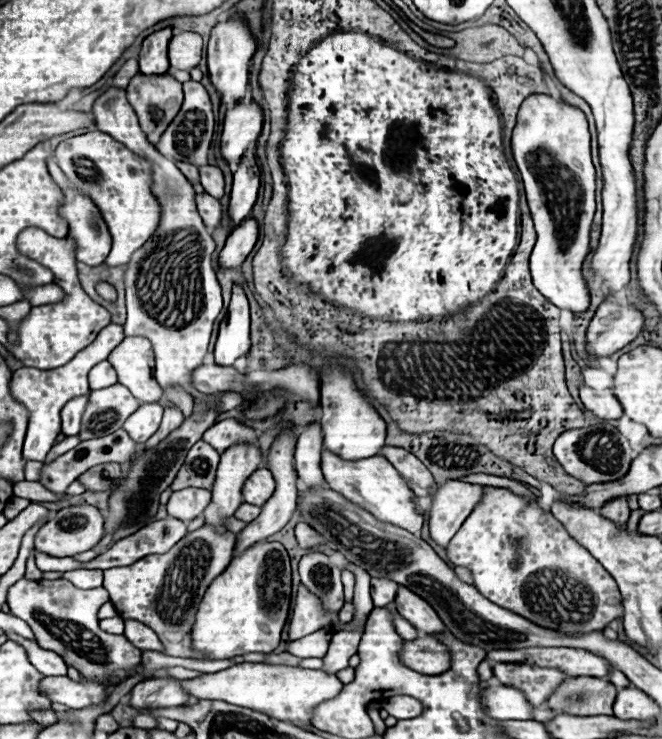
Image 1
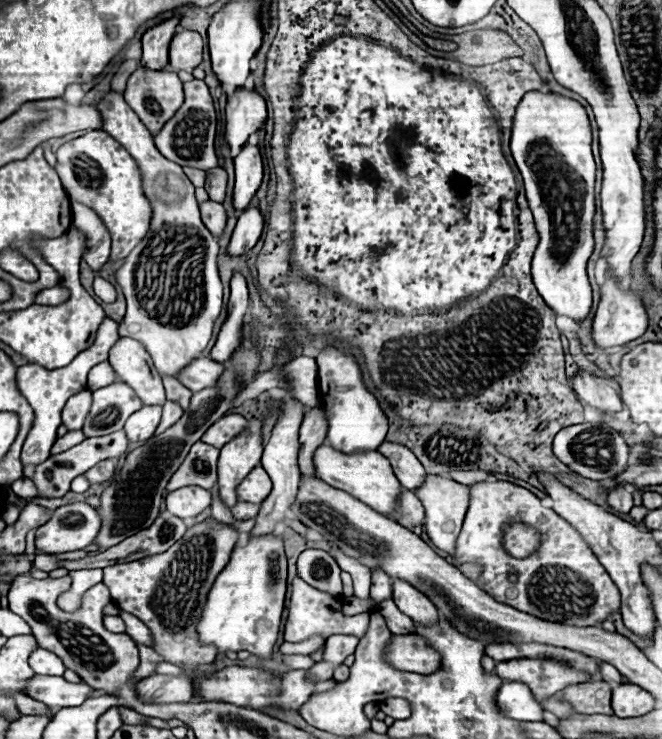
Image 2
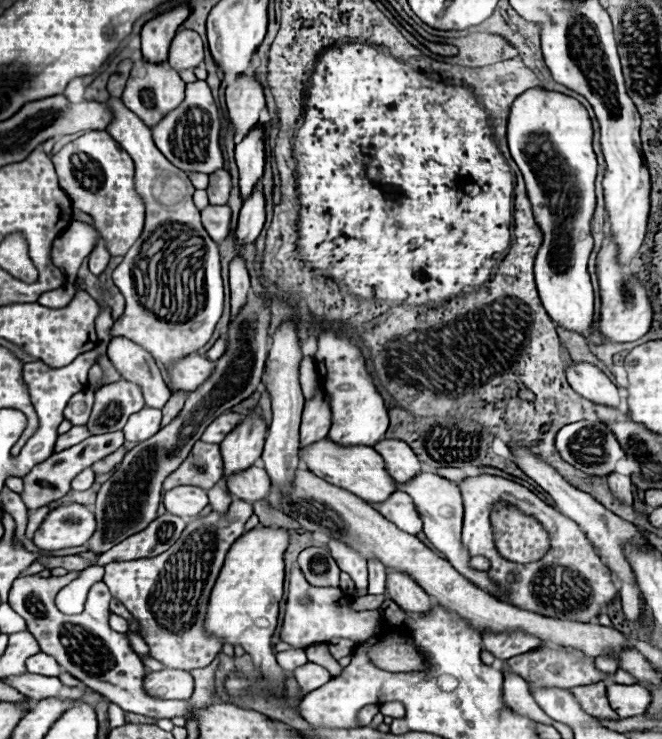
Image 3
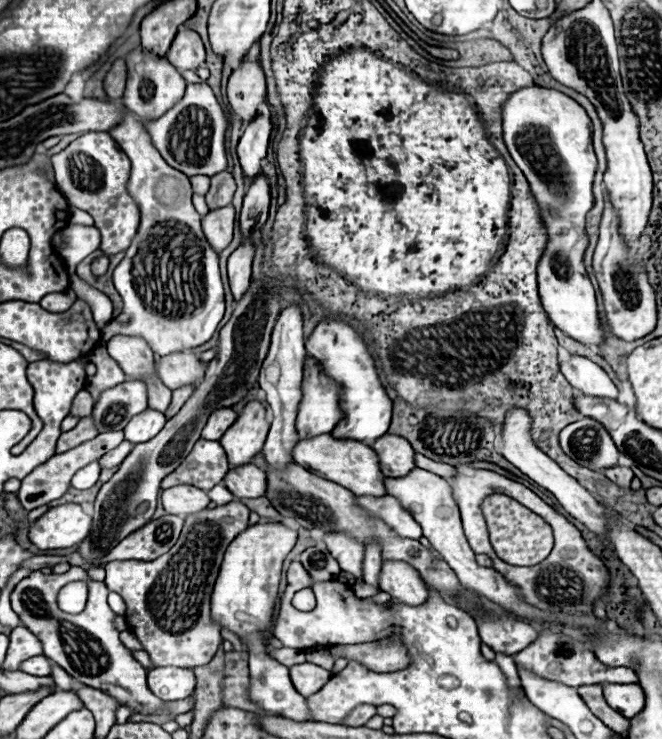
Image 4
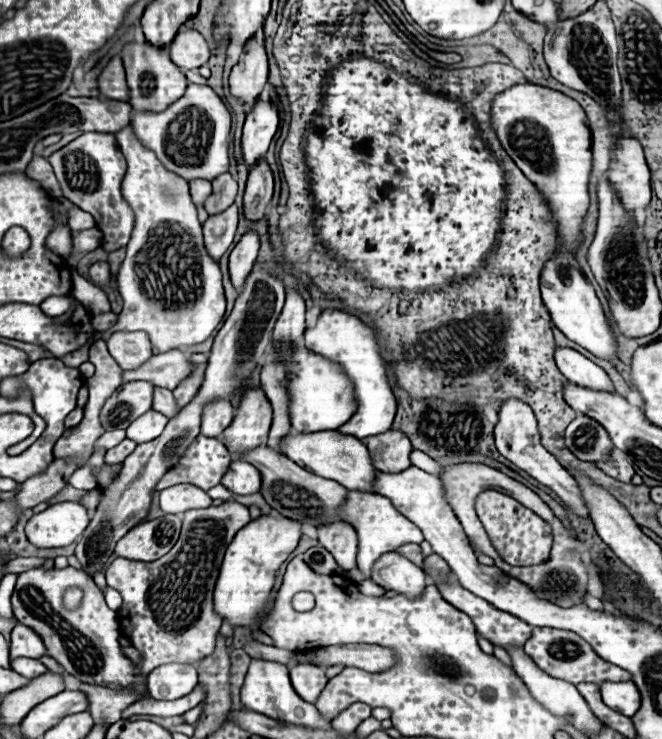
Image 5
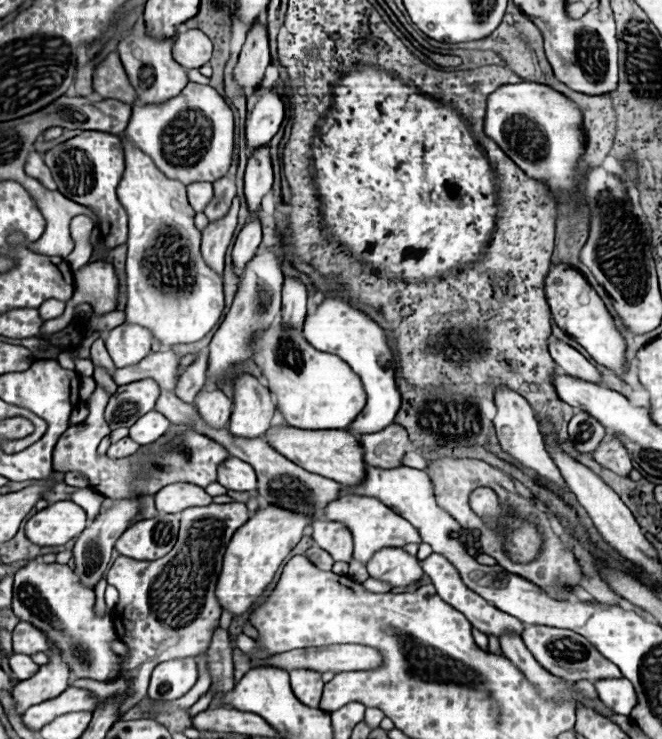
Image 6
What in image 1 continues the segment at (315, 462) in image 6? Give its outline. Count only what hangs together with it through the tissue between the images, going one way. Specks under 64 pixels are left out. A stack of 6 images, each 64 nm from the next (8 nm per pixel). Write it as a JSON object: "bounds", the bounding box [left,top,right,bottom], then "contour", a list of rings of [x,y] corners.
{"bounds":[320,450,424,534],"contour":[[[322,450],[320,468],[322,468],[324,480],[328,482],[328,486],[332,490],[340,492],[342,496],[346,496],[350,502],[366,508],[368,512],[378,516],[378,520],[388,520],[390,524],[406,528],[412,534],[420,534],[424,516],[420,516],[412,504],[414,494],[384,456],[370,456],[370,458],[362,458],[362,460],[344,460],[330,450]]]}

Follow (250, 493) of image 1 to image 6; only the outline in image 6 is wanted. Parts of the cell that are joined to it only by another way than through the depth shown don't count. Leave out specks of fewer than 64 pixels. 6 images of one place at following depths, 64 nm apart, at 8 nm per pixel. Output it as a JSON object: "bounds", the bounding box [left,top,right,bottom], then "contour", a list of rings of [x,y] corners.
{"bounds":[218,458,256,490],"contour":[[[226,458],[218,466],[218,482],[228,490],[256,490],[256,474],[250,464],[238,458]]]}

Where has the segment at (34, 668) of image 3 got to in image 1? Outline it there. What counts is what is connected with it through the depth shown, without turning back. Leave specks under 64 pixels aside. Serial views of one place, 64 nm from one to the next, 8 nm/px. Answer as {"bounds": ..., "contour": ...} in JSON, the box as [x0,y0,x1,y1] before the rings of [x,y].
{"bounds":[16,638,66,676],"contour":[[[16,638],[16,640],[22,642],[22,646],[26,646],[30,664],[42,676],[66,676],[66,664],[56,652],[46,652],[44,648],[38,648],[38,644],[32,640],[24,640],[24,638]]]}

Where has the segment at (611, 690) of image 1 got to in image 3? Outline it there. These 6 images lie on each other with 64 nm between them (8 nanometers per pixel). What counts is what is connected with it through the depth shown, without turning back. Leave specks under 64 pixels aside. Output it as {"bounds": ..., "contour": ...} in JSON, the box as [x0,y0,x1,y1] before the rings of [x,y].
{"bounds":[572,684,620,720],"contour":[[[588,684],[586,688],[572,688],[580,706],[600,720],[620,720],[606,700],[606,684]]]}

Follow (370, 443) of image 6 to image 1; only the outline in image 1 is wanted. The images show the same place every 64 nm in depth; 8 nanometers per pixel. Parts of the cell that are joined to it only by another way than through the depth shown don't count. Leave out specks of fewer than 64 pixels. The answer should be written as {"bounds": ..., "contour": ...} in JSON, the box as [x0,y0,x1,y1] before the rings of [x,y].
{"bounds":[384,446,434,496],"contour":[[[384,446],[384,456],[392,462],[392,466],[398,470],[398,474],[406,480],[408,488],[416,494],[416,496],[428,496],[434,480],[428,472],[428,468],[408,450],[404,448],[396,448],[396,446]]]}

